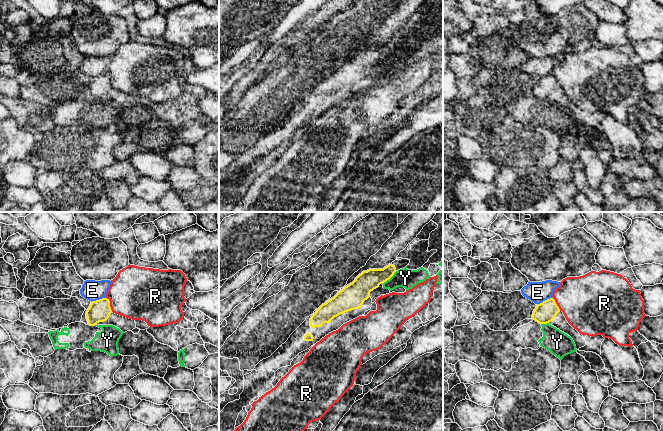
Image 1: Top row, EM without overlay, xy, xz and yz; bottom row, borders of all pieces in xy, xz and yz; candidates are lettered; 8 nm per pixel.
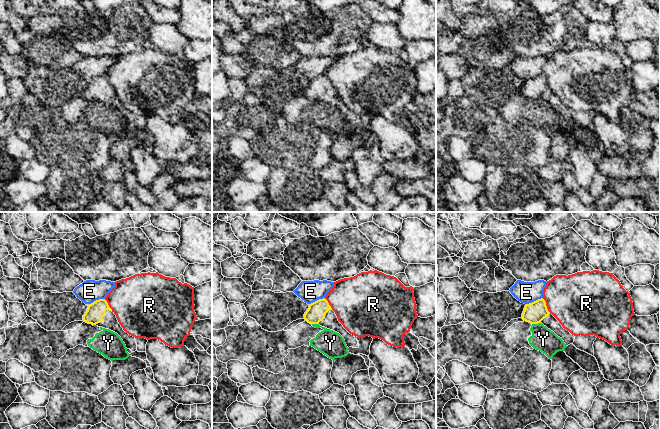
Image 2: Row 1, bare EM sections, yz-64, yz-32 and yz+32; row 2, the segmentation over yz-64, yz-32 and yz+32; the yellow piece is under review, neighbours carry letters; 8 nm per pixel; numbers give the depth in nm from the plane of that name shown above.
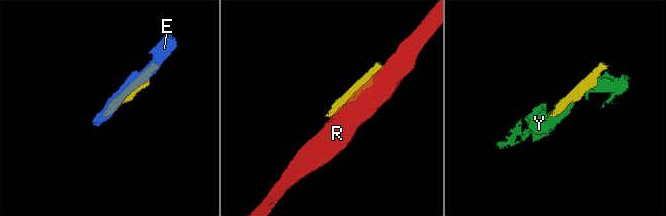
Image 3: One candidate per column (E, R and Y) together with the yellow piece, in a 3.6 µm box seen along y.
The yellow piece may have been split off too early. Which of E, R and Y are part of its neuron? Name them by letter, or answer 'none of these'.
none of these

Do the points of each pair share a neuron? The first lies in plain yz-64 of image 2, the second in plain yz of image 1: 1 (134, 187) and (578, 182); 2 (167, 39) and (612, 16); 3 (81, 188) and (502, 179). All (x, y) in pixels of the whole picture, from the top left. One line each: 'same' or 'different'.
1: same
2: different
3: same

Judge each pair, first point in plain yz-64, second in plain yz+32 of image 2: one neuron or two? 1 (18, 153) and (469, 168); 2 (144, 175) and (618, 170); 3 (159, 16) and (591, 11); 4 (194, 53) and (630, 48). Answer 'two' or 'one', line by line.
1: two
2: two
3: one
4: one

